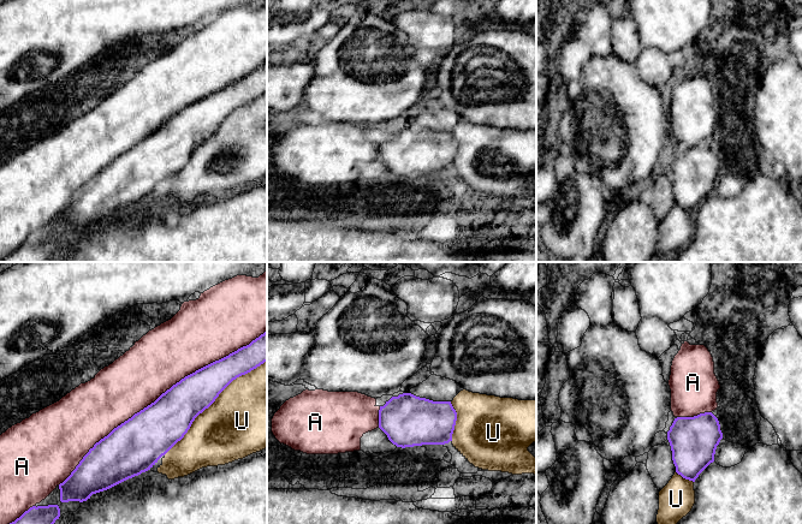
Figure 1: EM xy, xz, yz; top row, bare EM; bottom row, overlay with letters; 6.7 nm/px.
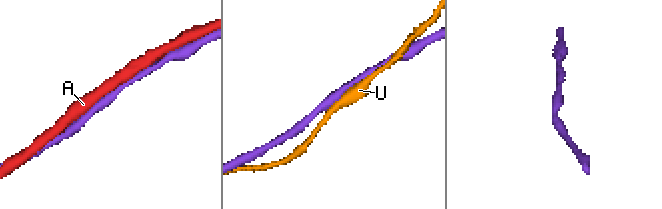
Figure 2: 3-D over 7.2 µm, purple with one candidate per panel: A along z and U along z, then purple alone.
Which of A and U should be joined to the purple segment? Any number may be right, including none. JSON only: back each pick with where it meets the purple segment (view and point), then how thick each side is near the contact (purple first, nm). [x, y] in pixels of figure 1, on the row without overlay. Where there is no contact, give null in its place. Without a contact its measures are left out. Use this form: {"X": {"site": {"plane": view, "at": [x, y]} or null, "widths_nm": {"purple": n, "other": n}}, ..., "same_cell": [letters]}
{"A": {"site": {"plane": "xy", "at": [160, 126]}, "widths_nm": {"purple": 320, "other": 380}}, "same_cell": ["A"]}

